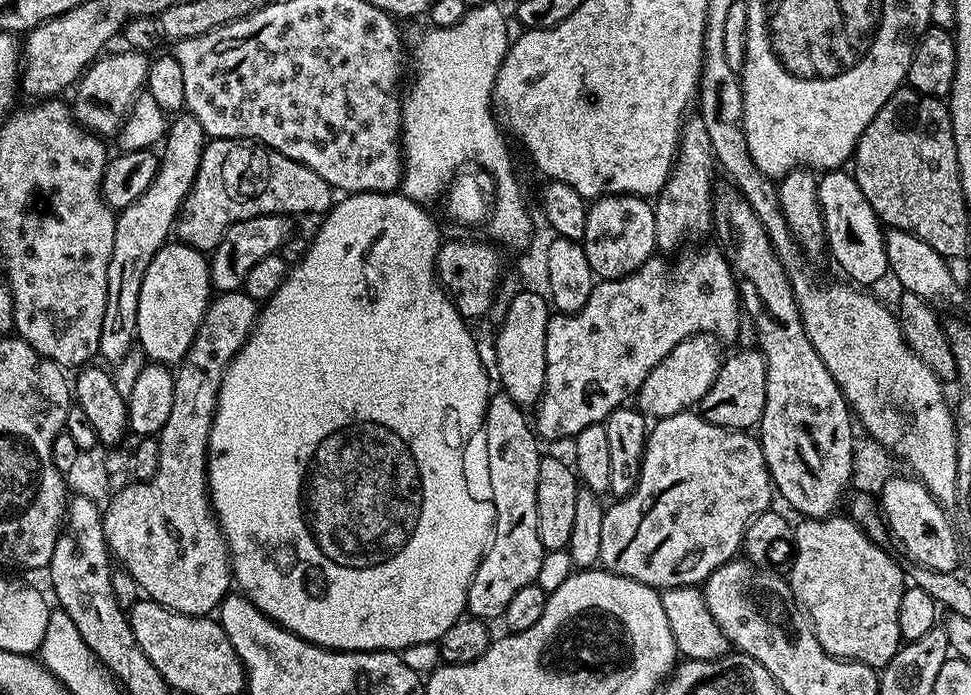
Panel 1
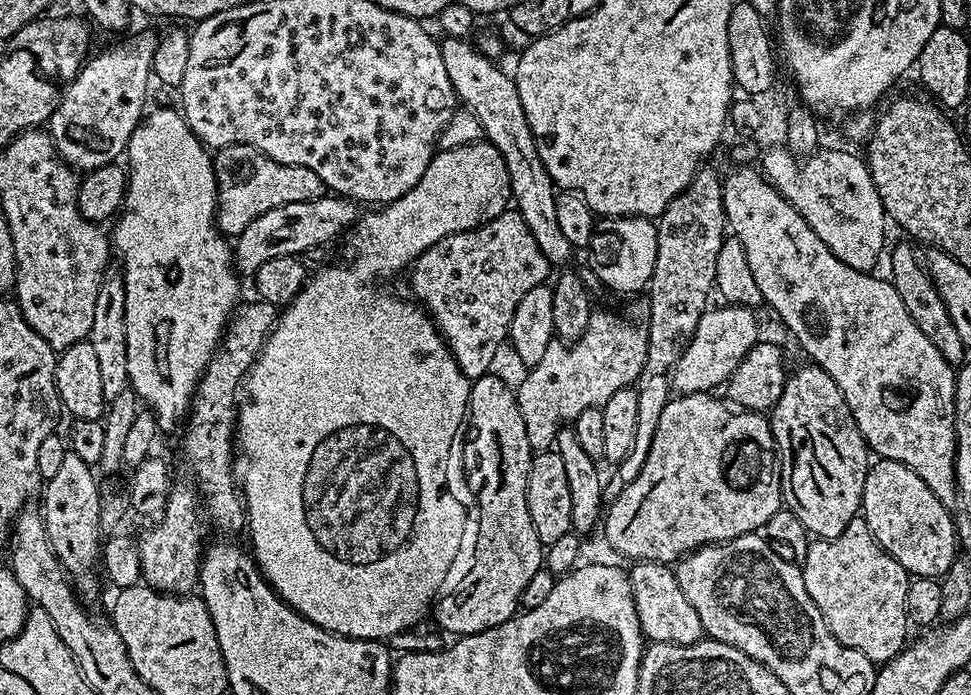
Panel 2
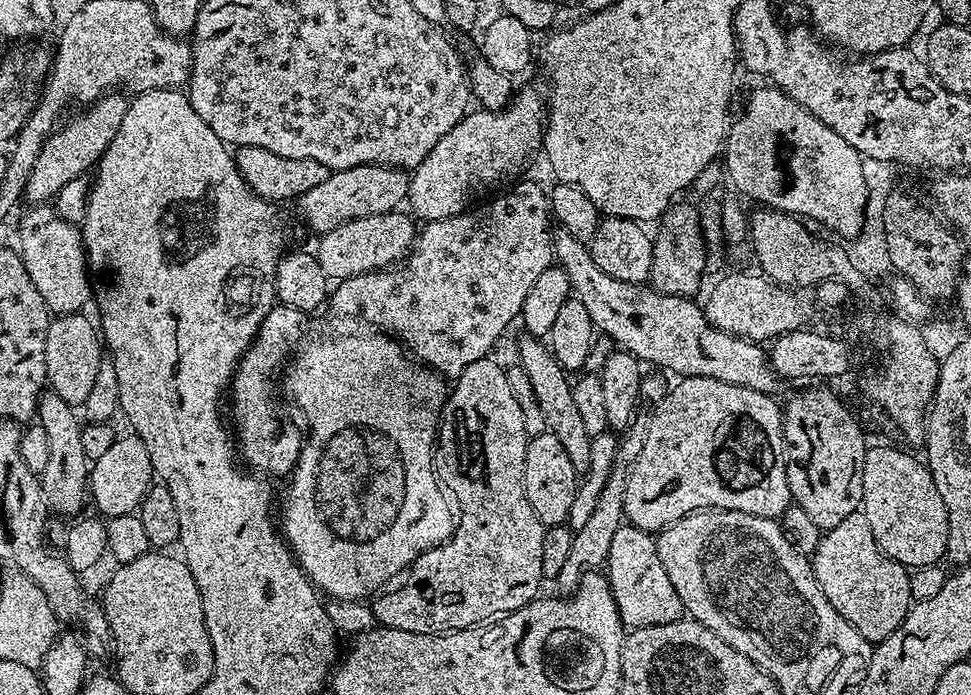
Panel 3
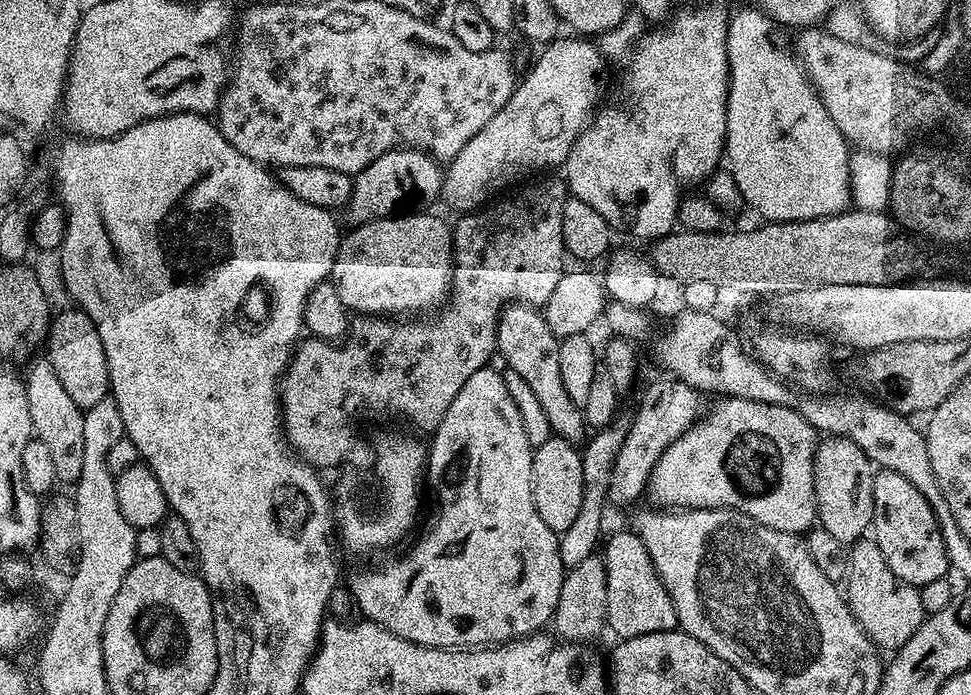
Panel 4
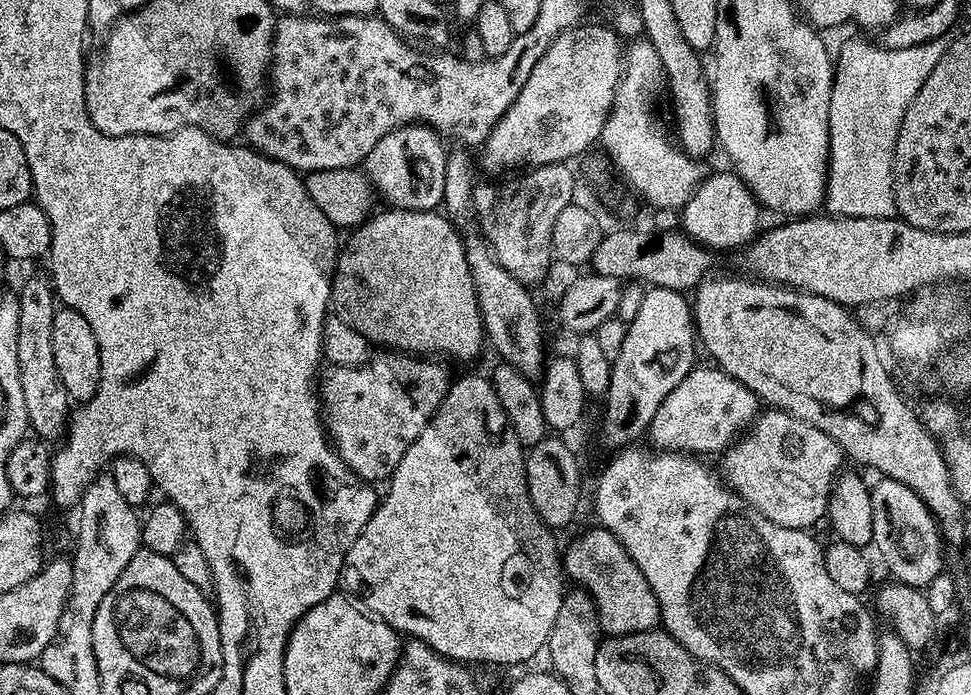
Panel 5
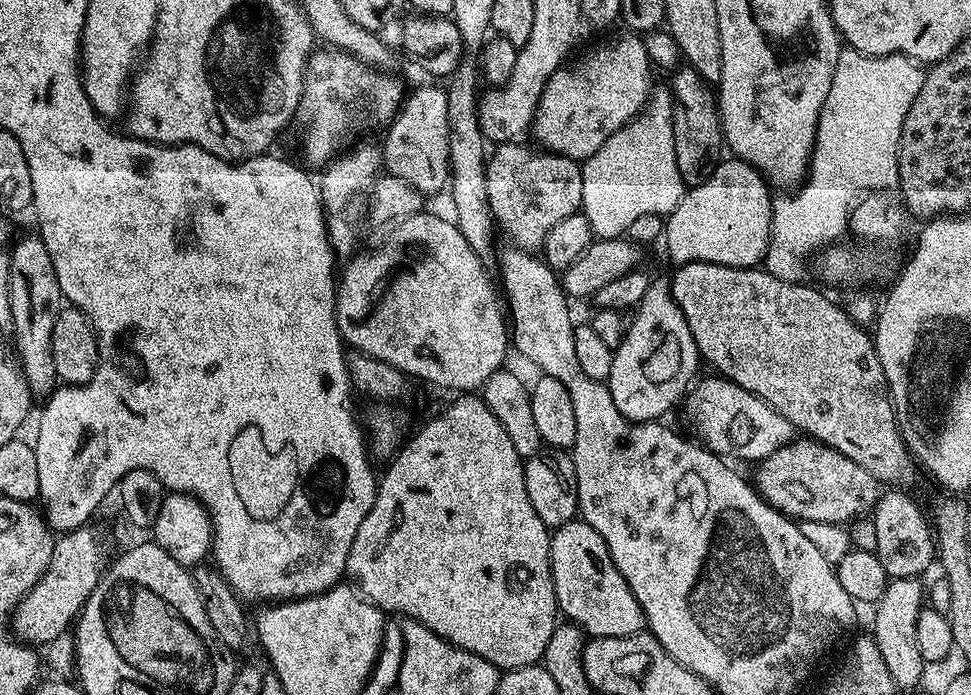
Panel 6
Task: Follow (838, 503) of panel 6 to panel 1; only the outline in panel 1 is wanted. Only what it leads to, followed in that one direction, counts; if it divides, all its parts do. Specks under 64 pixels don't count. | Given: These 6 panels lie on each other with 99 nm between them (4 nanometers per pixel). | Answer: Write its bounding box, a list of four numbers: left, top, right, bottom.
[600,410,774,590]

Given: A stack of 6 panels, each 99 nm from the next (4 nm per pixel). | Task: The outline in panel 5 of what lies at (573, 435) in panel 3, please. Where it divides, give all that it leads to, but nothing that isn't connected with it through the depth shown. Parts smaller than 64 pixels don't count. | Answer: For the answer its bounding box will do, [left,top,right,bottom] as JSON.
[443,147,546,378]

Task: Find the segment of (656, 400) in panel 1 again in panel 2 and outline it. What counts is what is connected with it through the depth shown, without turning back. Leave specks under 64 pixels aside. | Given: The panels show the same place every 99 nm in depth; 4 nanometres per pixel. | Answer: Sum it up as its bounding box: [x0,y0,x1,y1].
[672,306,758,396]

